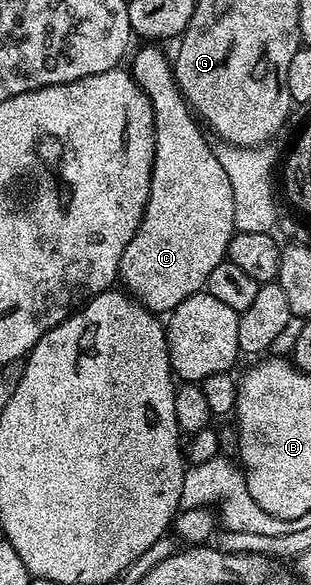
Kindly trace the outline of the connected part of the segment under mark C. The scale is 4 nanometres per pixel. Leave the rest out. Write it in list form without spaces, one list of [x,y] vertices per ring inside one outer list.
[[[141,46],[145,47],[132,52],[131,74],[133,80],[141,86],[141,92],[149,99],[153,110],[153,136],[157,148],[153,154],[151,189],[141,218],[141,228],[135,237],[131,237],[131,245],[123,249],[119,279],[122,284],[125,282],[124,290],[147,310],[168,313],[187,301],[187,297],[202,290],[207,277],[211,277],[211,269],[226,262],[229,243],[235,234],[235,197],[231,193],[231,181],[227,181],[227,172],[223,170],[223,165],[219,165],[219,157],[213,152],[213,143],[205,140],[206,132],[202,124],[195,118],[189,104],[183,101],[177,79],[173,76],[170,56],[165,56],[157,48],[160,46]]]

